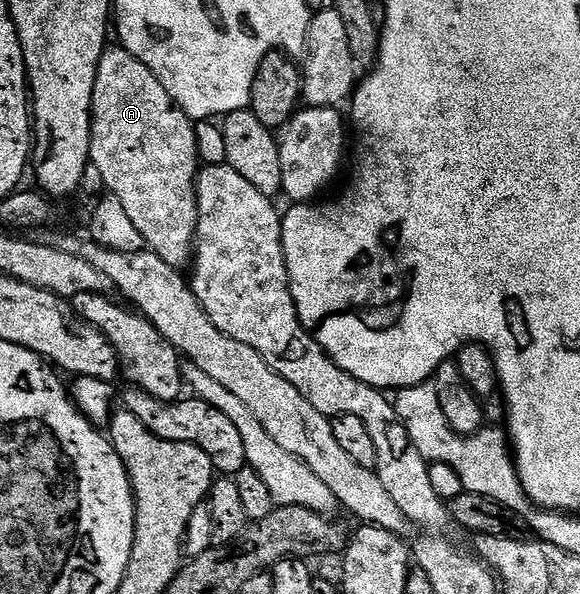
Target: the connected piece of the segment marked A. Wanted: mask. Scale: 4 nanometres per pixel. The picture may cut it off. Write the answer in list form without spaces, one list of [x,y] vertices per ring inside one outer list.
[[[120,46],[106,47],[101,56],[93,91],[93,125],[91,126],[92,171],[101,175],[108,195],[119,198],[123,210],[131,217],[135,230],[145,240],[145,248],[154,252],[167,266],[184,269],[195,255],[197,234],[197,174],[199,159],[196,148],[194,121],[159,86],[159,78],[139,62],[130,52]]]

